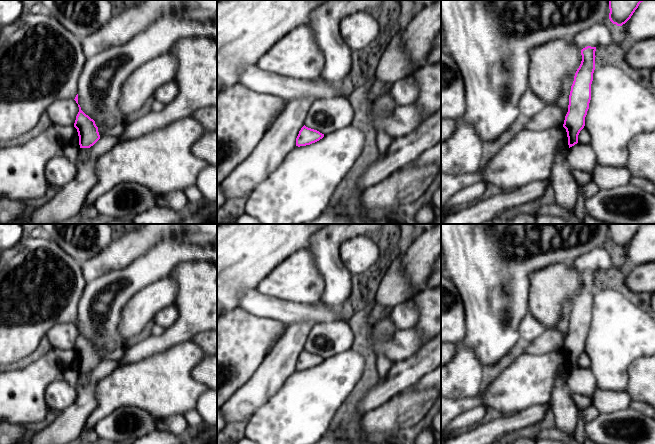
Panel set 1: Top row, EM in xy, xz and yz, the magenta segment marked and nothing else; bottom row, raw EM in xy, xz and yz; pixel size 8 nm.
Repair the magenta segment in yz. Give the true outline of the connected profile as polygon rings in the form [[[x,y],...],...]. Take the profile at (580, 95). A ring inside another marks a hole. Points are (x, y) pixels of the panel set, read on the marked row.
[[[596,47],[581,50],[582,61],[577,69],[569,95],[568,112],[563,127],[566,129],[569,148],[578,143],[578,135],[585,126],[585,117],[591,100],[591,84],[595,70]]]

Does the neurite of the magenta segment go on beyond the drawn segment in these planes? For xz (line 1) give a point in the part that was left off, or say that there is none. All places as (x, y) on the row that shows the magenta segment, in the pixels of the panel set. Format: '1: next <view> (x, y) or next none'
1: next none

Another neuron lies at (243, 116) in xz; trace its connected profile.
[[[239,83],[217,94],[217,186],[251,155],[287,103],[283,98],[256,93]]]

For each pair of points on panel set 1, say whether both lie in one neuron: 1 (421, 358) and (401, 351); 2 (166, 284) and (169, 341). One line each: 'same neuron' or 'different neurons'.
1: different neurons
2: different neurons

